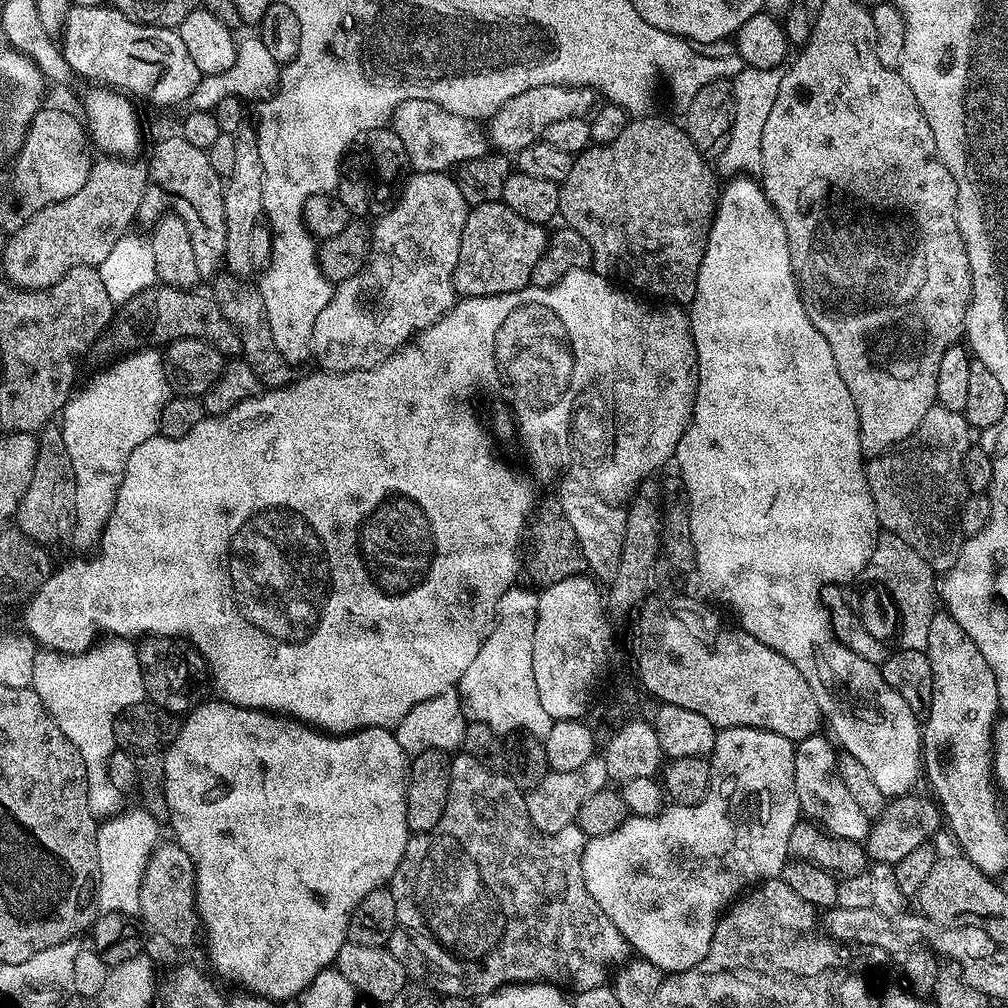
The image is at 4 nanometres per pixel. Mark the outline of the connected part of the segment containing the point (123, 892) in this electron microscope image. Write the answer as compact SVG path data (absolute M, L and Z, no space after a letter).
M143 806L125 807L115 815L107 817L96 829L96 871L98 883L94 889L95 899L100 900L101 909L119 912L121 916L135 917L140 910L140 890L144 886L144 875L148 869L152 852L161 843L161 825Z

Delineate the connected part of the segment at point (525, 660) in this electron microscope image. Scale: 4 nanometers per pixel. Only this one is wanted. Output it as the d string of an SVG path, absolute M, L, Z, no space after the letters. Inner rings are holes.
M510 587L502 594L496 607L496 624L466 674L462 674L458 691L469 721L490 726L501 734L514 732L543 738L550 734L553 719L541 705L534 680L534 632L539 598L531 587L520 587Z

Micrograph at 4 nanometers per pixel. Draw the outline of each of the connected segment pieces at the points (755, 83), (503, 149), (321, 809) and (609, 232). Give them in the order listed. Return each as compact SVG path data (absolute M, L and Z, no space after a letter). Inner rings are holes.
M745 66L731 81L732 93L736 101L742 102L742 110L736 113L730 142L726 142L726 150L718 161L719 171L724 171L725 177L732 178L737 174L759 177L762 170L762 129L766 127L766 117L774 107L774 98L778 98L778 86L782 86L783 77L784 72L780 68L758 70Z
M551 84L550 86L534 86L534 90L522 90L510 102L497 110L494 123L496 130L492 132L494 144L501 153L515 154L526 146L535 144L543 137L544 132L554 122L566 122L566 118L587 117L597 107L597 89L573 86L571 84Z
M223 698L212 700L209 704L199 704L193 707L191 711L183 717L184 725L179 725L178 731L175 733L174 739L168 752L164 756L164 793L166 794L166 802L168 803L168 811L170 816L170 828L176 831L174 836L175 843L186 850L186 854L190 854L190 858L196 863L196 908L200 913L200 920L203 929L209 932L208 936L208 952L212 955L212 964L225 976L228 980L238 980L247 991L255 992L258 996L264 996L267 1000L279 1002L279 1000L288 1000L299 997L304 989L312 984L312 980L319 972L331 969L336 962L336 956L340 952L340 947L348 940L348 927L350 926L350 918L354 914L354 910L362 902L362 898L366 898L366 894L370 894L374 890L385 887L391 881L394 870L398 870L398 862L402 862L402 854L406 850L410 833L408 823L406 822L406 798L408 797L408 770L410 767L410 757L407 752L402 750L402 746L398 746L395 735L386 728L361 728L358 732L350 732L347 734L329 734L324 730L317 730L295 718L289 718L284 714L277 714L259 708L243 708L237 704L229 704Z
M643 116L629 119L614 142L596 144L573 159L570 174L559 184L559 219L590 242L592 268L598 275L606 276L612 282L621 280L629 284L624 286L633 293L645 297L661 296L664 299L661 301L688 306L696 293L698 270L702 266L712 215L716 212L717 173L708 169L711 168L709 161L698 154L694 142L690 142L679 123Z

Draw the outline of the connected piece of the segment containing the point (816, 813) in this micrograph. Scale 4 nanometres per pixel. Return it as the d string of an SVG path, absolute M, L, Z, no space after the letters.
M807 736L795 745L794 786L801 813L807 819L809 816L812 819L809 821L815 822L828 836L837 840L867 841L870 821L866 813L858 807L858 802L854 802L850 790L846 790L846 782L840 777L837 745L825 736Z

